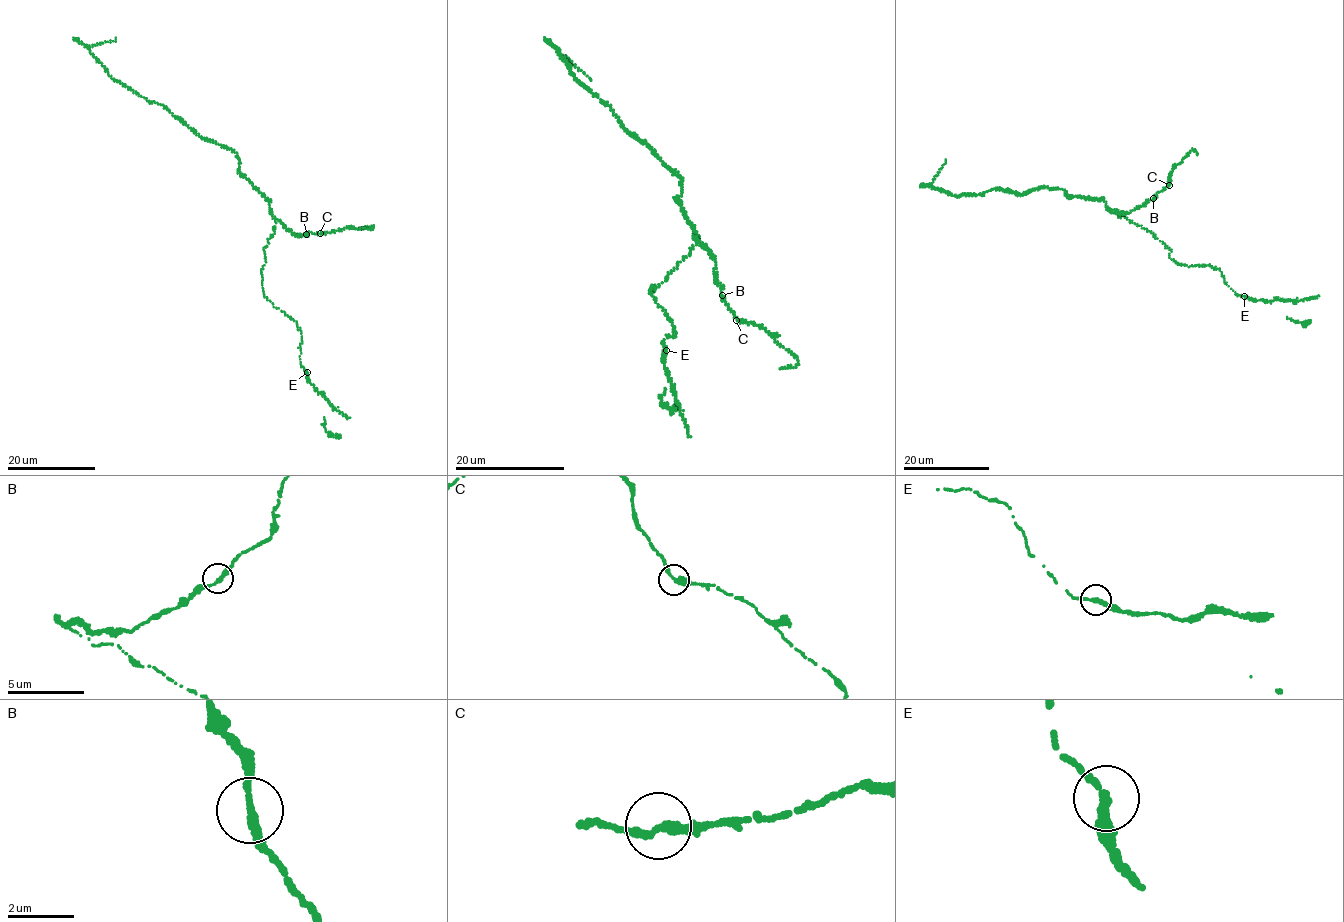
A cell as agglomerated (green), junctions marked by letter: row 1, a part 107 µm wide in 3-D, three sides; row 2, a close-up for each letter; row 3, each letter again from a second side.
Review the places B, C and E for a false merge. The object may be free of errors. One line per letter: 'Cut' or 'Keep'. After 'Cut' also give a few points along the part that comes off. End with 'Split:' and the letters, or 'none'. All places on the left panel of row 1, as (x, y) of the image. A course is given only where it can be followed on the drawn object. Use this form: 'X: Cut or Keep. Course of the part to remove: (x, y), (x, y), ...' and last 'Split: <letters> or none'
B: Keep
C: Keep
E: Cut. Course of the part to remove: (307, 372), (317, 390), (337, 411), (349, 417)
Split: E

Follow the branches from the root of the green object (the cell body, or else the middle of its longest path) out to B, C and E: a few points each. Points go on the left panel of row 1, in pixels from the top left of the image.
B: (271, 211), (297, 237), (306, 234)
C: (271, 211), (276, 219), (297, 237), (311, 232), (320, 233)
E: (271, 211), (276, 222), (263, 250), (262, 286), (265, 297), (296, 322), (302, 333), (299, 359), (307, 372)

